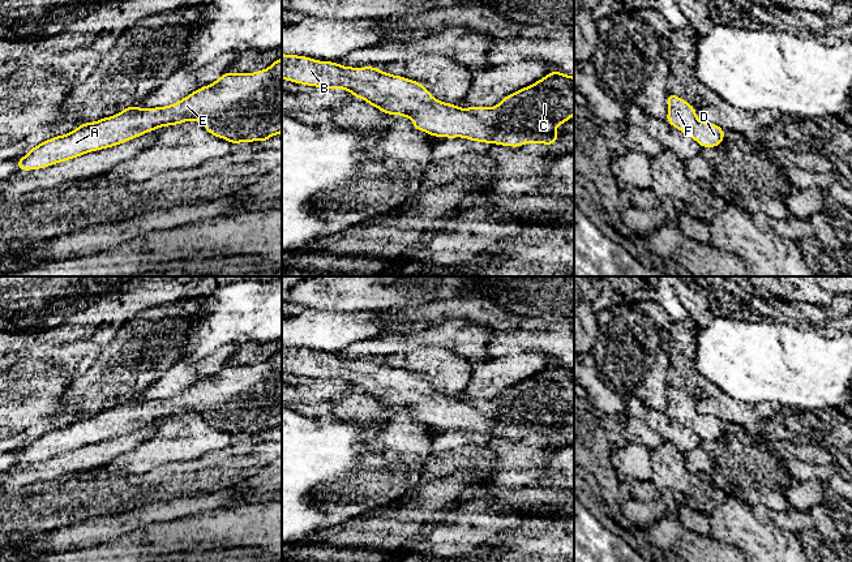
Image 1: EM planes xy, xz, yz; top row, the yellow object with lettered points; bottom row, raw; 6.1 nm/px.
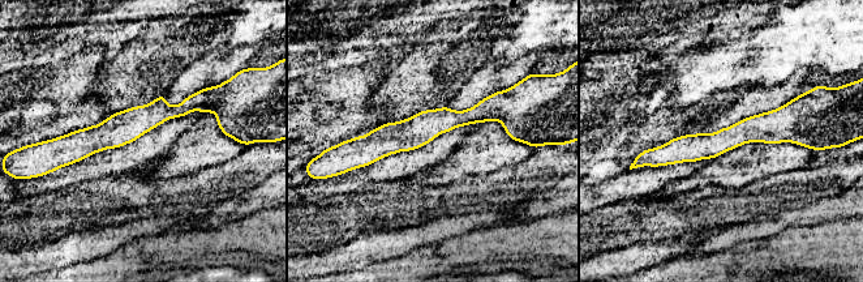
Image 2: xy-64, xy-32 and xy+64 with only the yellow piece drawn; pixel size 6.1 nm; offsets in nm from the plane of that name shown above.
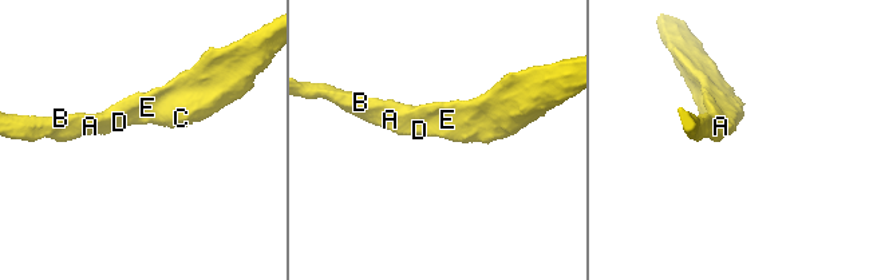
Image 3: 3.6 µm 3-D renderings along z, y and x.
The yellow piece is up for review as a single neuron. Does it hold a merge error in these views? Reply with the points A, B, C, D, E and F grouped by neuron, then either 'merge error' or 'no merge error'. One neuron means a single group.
A B C D E F | no merge error

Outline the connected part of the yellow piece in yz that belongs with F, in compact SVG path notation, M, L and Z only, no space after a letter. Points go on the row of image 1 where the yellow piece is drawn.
M669 93L667 123L692 137L701 147L716 147L724 141L724 129L718 124L699 121L695 107Z

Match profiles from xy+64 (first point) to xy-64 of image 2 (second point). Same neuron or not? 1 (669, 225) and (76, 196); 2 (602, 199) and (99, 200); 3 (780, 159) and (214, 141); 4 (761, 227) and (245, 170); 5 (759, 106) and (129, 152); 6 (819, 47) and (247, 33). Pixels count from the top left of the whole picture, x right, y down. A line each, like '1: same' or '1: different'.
1: same
2: different
3: same
4: different
5: different
6: same

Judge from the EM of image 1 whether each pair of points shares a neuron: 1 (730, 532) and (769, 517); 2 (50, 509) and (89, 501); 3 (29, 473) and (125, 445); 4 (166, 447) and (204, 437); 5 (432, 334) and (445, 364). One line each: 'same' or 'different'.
1: different
2: same
3: same
4: same
5: different

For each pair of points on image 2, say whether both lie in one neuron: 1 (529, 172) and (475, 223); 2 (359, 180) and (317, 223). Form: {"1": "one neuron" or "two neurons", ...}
{"1": "two neurons", "2": "two neurons"}

